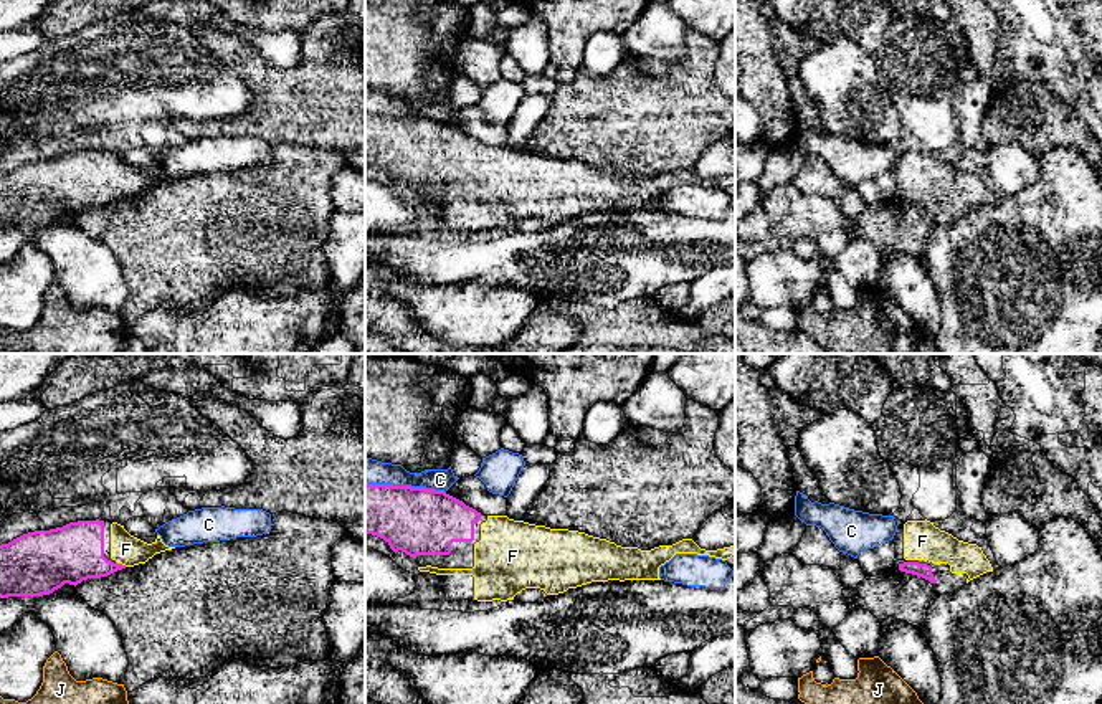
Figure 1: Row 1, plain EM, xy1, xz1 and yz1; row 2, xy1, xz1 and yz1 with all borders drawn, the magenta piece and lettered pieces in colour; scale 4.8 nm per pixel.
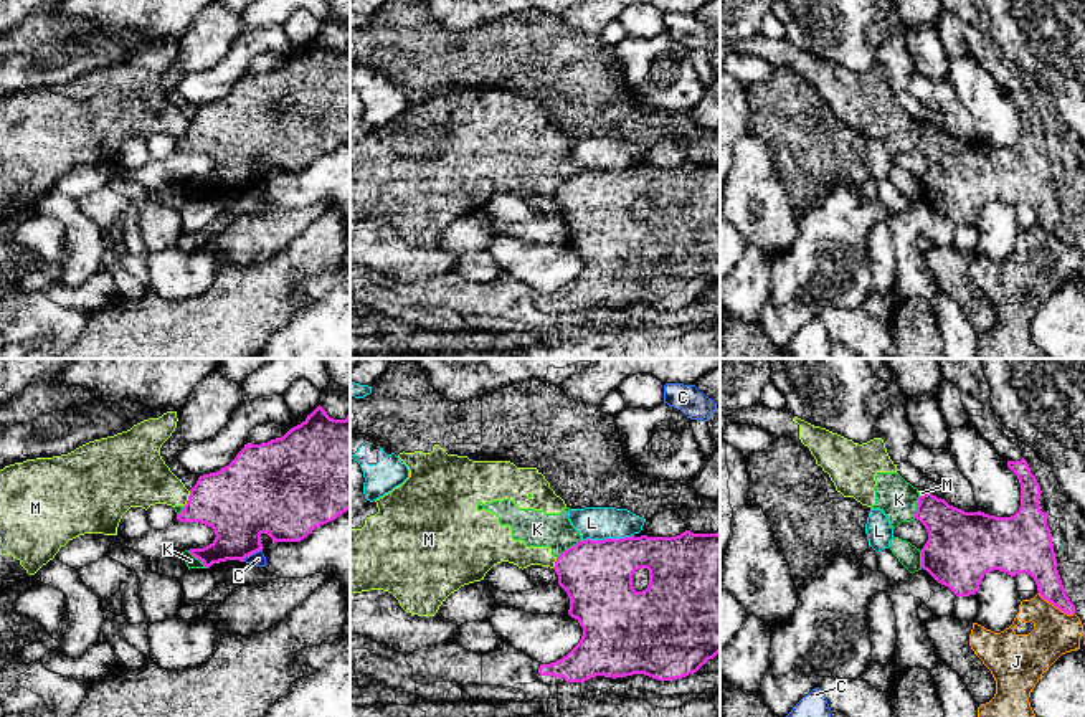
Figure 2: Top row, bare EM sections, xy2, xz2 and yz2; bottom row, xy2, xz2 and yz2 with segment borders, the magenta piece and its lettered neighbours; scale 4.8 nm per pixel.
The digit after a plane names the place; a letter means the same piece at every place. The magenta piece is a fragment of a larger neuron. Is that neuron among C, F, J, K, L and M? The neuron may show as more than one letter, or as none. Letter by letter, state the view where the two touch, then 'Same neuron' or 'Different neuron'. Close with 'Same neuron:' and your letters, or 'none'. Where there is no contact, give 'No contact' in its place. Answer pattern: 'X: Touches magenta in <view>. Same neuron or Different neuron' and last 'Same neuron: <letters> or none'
C: Touches magenta in xz1. Different neuron
F: Touches magenta in xy1. Same neuron
J: Touches magenta in yz2. Different neuron
K: Touches magenta in xz2. Different neuron
L: Touches magenta in xz2. Different neuron
M: Touches magenta in xy2. Different neuron
Same neuron: F

